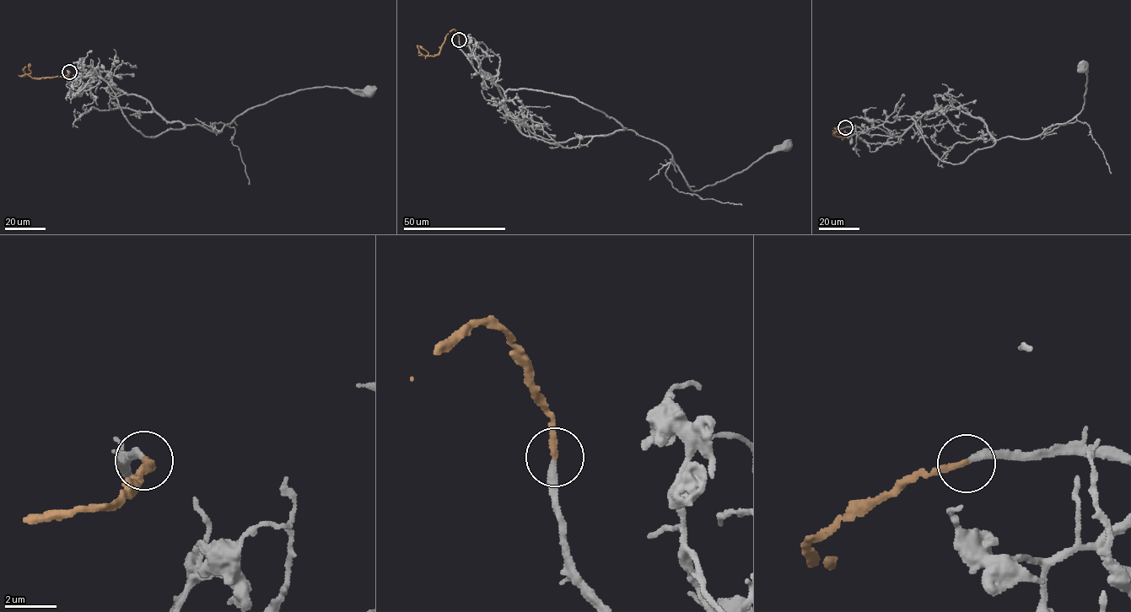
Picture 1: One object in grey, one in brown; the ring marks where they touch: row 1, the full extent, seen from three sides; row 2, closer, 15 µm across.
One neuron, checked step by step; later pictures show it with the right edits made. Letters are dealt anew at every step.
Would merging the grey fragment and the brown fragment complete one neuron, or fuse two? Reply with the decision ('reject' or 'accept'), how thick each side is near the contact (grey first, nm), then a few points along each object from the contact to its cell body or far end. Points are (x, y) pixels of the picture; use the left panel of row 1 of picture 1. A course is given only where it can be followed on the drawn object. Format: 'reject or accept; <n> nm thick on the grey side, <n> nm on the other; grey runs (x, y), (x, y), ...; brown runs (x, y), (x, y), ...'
accept; 240 nm thick on the grey side, 240 nm on the other; grey runs (69, 72), (77, 90), (96, 72), (169, 121), (219, 133), (299, 89), (369, 91); brown runs (69, 72), (67, 75), (37, 78), (25, 73), (23, 70), (26, 67)

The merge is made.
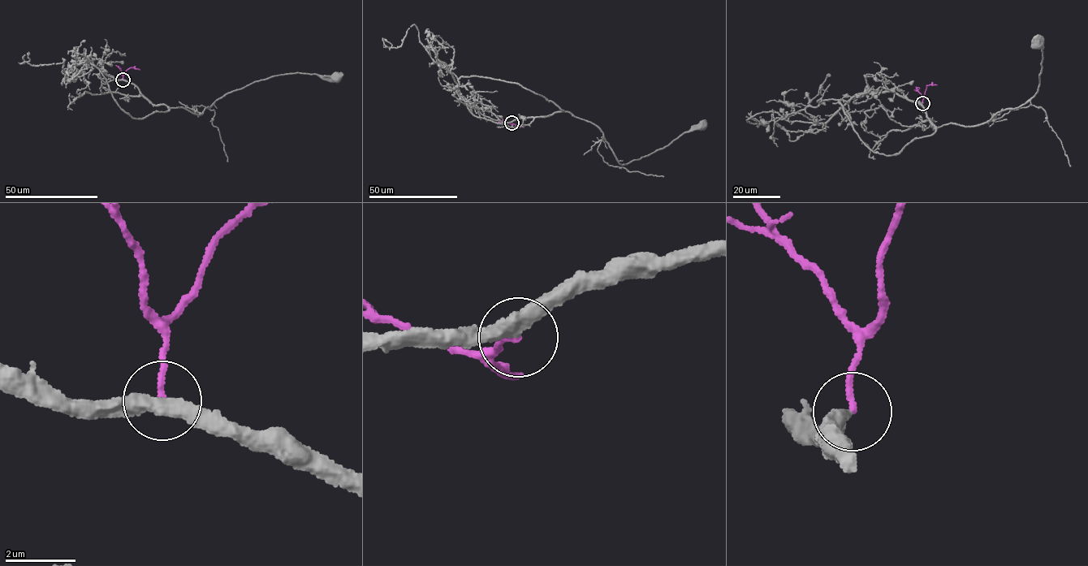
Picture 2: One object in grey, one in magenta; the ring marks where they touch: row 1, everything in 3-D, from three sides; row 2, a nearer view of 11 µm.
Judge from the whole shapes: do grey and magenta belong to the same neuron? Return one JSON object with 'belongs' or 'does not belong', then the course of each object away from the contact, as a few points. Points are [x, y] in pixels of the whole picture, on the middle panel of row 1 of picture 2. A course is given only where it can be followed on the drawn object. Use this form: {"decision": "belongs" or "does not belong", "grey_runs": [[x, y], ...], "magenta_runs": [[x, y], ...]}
{"decision": "does not belong", "grey_runs": [[511, 123], [570, 112], [598, 127], [619, 162], [623, 165], [662, 149], [693, 127], [701, 122], [702, 124]], "magenta_runs": [[511, 123], [524, 127]]}

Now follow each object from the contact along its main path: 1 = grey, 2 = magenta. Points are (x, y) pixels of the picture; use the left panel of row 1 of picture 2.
1: (123, 79), (133, 84), (154, 105), (183, 107), (200, 114), (226, 94), (274, 75), (301, 73), (336, 77)
2: (123, 79), (127, 69), (140, 69)

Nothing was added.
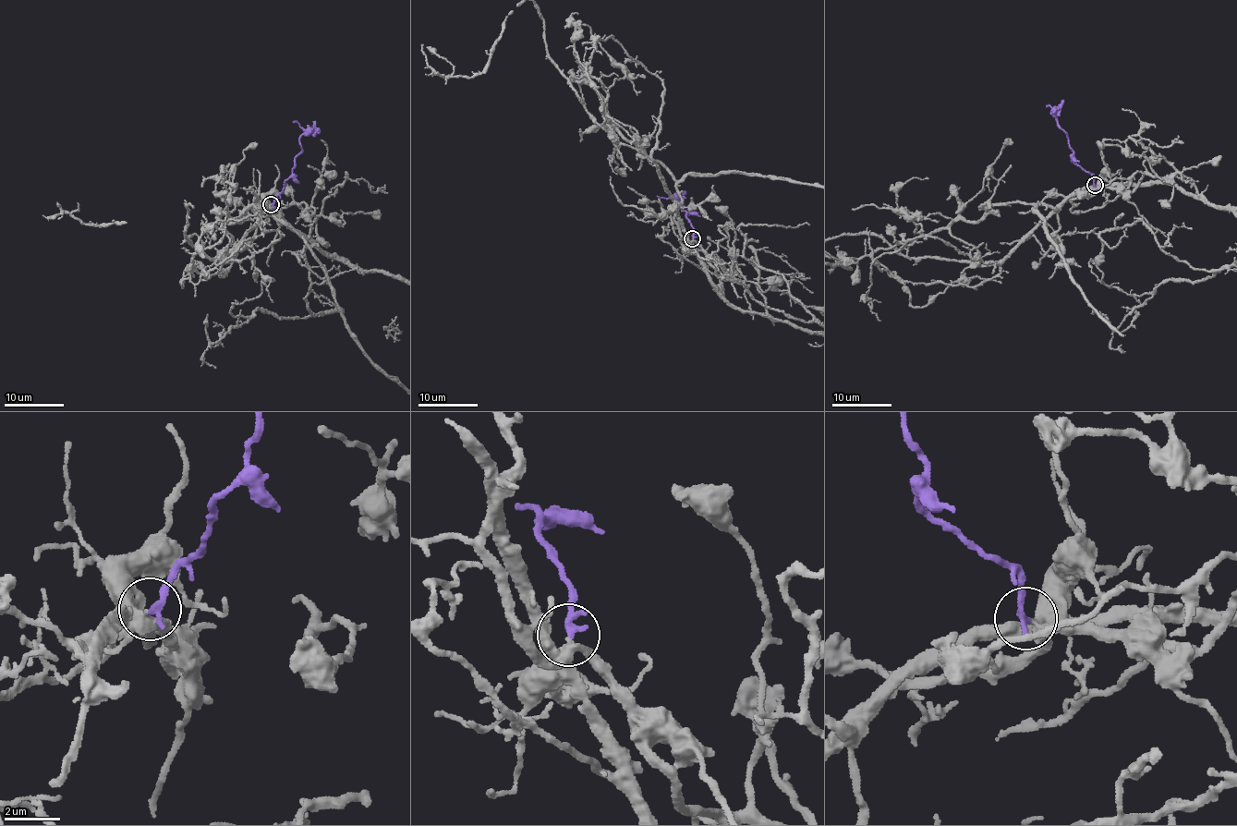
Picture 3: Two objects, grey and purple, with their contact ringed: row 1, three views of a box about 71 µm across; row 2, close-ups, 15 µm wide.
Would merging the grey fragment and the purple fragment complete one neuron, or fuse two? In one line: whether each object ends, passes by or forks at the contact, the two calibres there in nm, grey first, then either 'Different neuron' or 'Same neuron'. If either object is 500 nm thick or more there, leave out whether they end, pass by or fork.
At the ring grey forks. At the ring purple ends. Thickness 320 nm (grey) against 280 nm. Same neuron

